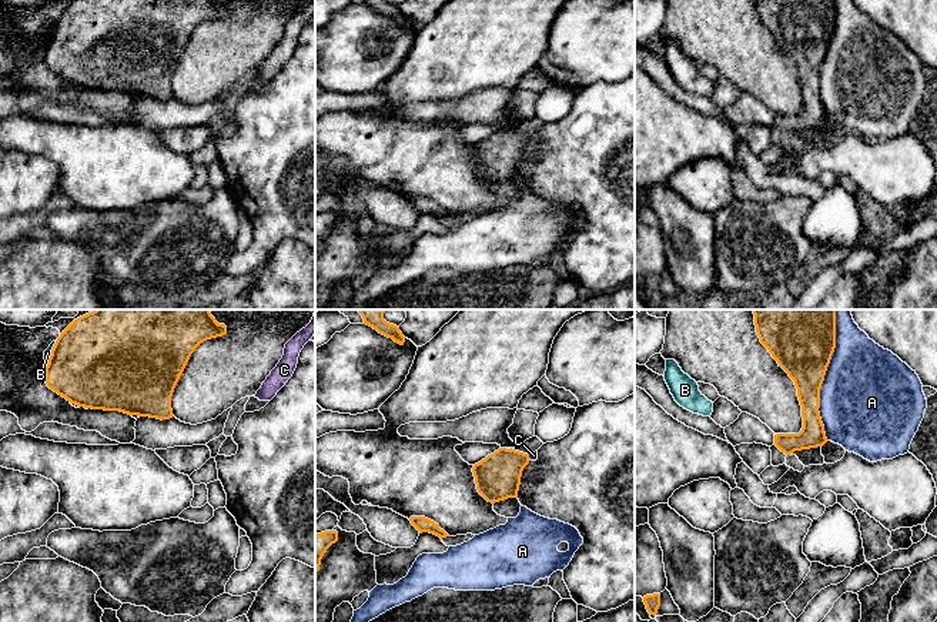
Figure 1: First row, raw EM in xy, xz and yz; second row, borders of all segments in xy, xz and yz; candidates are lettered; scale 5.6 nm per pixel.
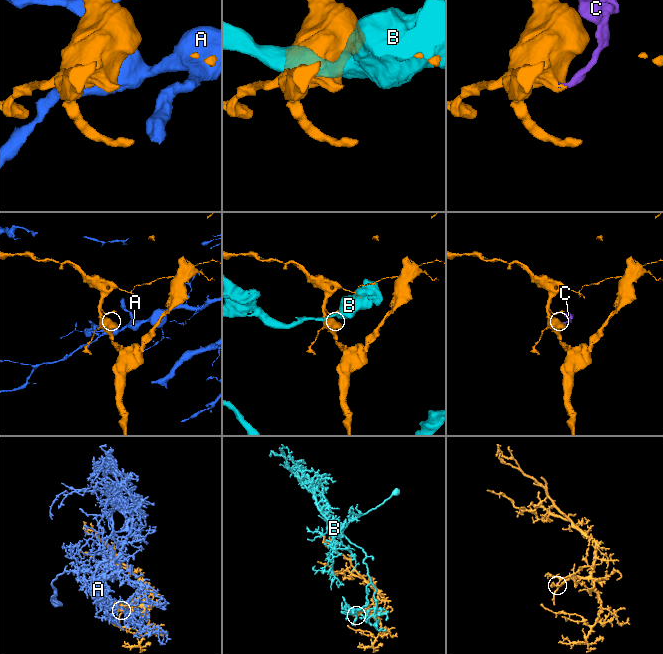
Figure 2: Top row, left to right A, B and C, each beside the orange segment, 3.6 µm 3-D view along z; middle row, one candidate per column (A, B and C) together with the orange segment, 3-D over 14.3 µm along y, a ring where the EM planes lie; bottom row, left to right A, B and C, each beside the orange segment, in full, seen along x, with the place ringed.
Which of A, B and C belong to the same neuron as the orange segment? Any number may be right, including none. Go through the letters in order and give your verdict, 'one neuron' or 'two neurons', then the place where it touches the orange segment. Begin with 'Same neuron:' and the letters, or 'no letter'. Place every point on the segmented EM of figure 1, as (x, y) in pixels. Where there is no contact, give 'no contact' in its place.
Same neuron: C
A: two neurons | yz (825, 374)
B: two neurons | xy (52, 354)
C: one neuron | xz (528, 457)

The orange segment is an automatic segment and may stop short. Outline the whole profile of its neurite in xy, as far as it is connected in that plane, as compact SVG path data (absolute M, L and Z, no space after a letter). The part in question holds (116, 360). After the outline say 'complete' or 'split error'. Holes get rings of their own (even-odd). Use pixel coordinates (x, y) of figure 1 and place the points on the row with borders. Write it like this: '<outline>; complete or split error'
M94 310L93 312L74 320L57 338L46 367L46 384L50 389L78 407L120 411L128 415L150 417L161 421L170 419L174 417L171 409L171 397L191 354L201 342L225 334L227 327L224 324L218 324L210 310Z; complete

